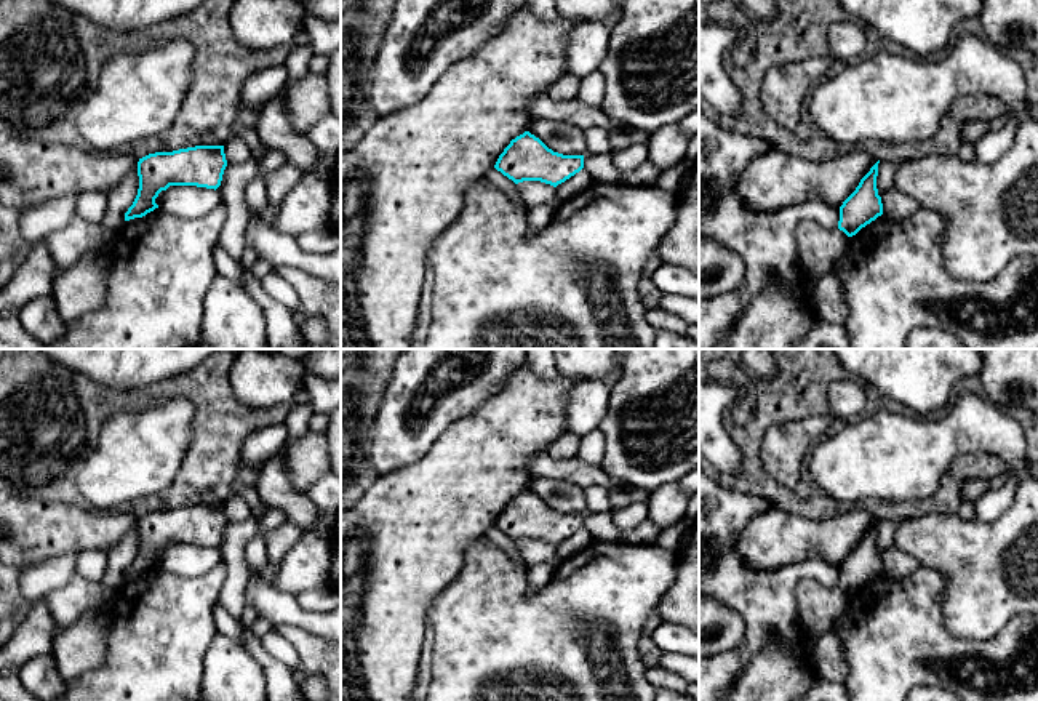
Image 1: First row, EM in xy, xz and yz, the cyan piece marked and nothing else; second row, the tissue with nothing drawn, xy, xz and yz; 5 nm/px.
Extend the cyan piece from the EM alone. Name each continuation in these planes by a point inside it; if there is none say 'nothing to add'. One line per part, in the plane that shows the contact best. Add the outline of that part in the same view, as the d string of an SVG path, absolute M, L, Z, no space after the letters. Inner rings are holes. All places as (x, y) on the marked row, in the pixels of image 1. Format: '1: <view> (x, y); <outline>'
1: yz (818, 248); M803 221L796 226L798 261L803 278L811 288L830 274L833 262L844 253L849 237L836 229Z

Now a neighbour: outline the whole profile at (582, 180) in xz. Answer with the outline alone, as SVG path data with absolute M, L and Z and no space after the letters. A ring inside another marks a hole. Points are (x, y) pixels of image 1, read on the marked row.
M581 170L579 173L557 186L558 198L561 202L569 200L593 182L595 181L592 179L592 176L587 171Z

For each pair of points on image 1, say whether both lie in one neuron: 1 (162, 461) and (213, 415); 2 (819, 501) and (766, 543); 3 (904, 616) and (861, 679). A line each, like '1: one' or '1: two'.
1: two
2: two
3: one

